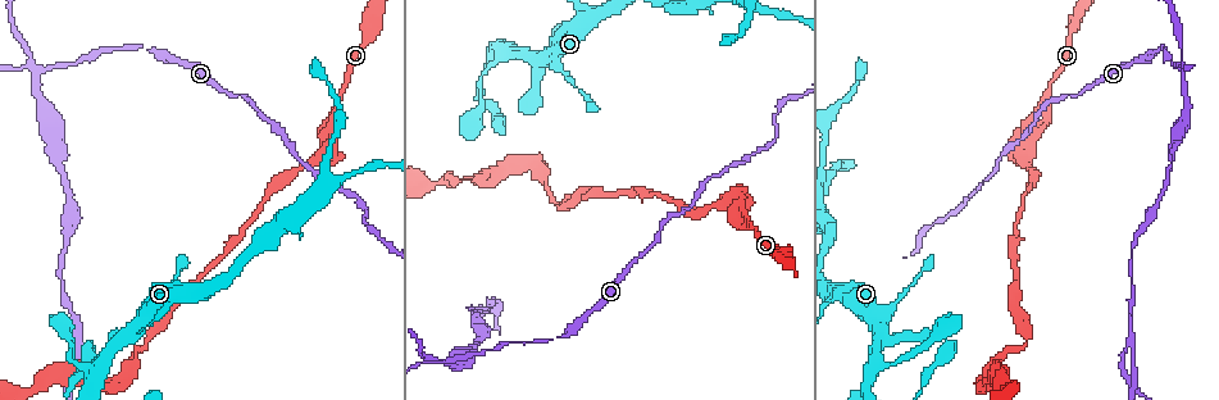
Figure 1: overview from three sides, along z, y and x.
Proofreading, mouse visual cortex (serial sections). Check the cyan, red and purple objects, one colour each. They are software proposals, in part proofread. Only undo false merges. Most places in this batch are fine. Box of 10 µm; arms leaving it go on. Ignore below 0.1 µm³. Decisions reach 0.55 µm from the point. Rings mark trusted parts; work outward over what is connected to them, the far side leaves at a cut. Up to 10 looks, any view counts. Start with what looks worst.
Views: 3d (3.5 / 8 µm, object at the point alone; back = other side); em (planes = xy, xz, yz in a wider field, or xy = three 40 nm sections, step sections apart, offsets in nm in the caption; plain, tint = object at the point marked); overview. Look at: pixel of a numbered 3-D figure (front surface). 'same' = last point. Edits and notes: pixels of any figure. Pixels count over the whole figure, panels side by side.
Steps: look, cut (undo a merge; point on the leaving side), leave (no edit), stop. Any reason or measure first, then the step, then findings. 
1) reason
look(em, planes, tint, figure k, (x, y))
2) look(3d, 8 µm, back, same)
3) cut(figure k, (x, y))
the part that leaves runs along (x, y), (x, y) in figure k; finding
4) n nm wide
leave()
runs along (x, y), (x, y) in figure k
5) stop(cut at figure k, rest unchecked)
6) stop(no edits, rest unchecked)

abrupt turn
look(3d, 8 µm, figure 1, (742, 193))

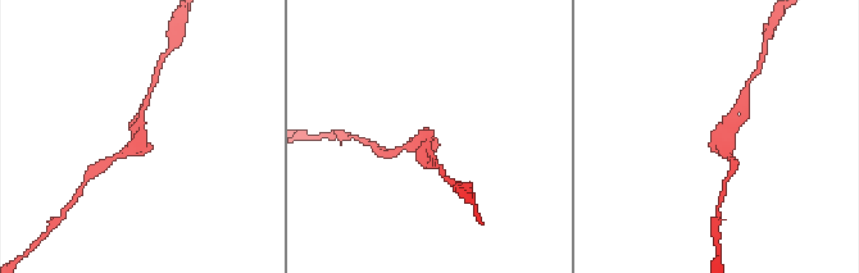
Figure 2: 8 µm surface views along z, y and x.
shape alone is not enough
look(em, xy, step 2, tint, same)

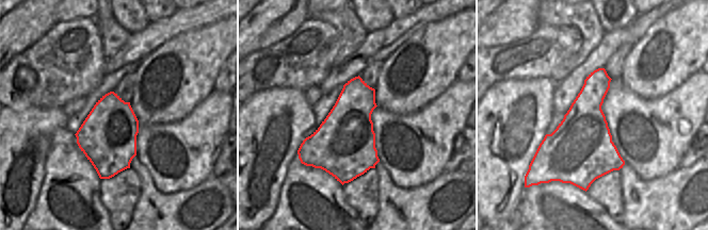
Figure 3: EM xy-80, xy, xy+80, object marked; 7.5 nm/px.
leave()
runs along (145, 105), (139, 144), (114, 157) in figure 2; continuous, no second cell

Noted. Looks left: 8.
narrows sharply
look(3d, 8 µm, figure 1, (139, 47))

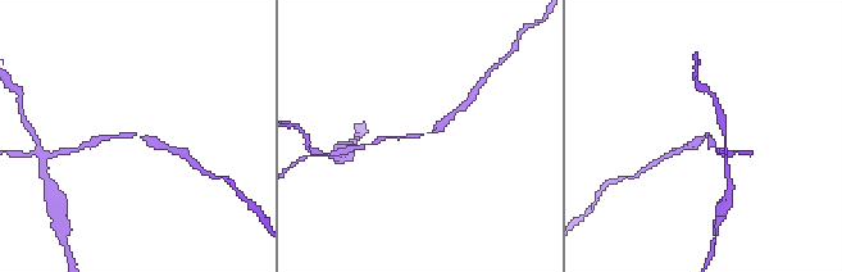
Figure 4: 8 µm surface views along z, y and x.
arms of 100, 250 nm
look(em, planes, tint, same)

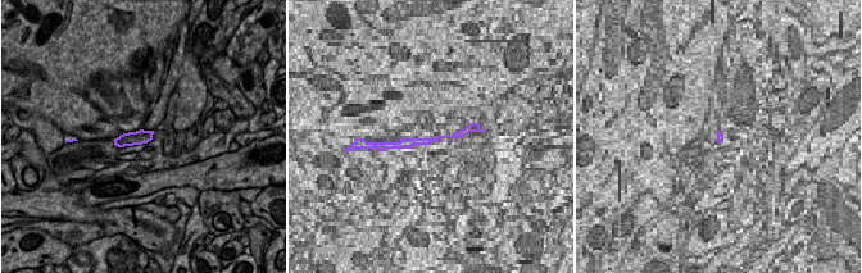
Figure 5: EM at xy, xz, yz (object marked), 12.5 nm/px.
190 nm wide
leave()
runs along (163, 148), (135, 135), (98, 139) in figure 4; one cell here

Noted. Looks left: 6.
looks like a crossing
look(3d, 3.5 µm, figure 1, (450, 362))

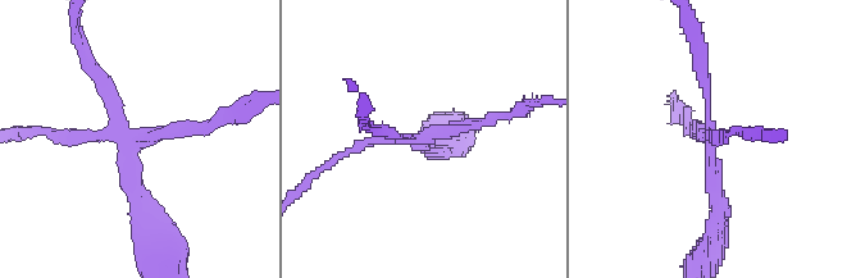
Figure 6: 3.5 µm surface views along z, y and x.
look(em, xy, step 5, tint, figure 6, (136, 139))

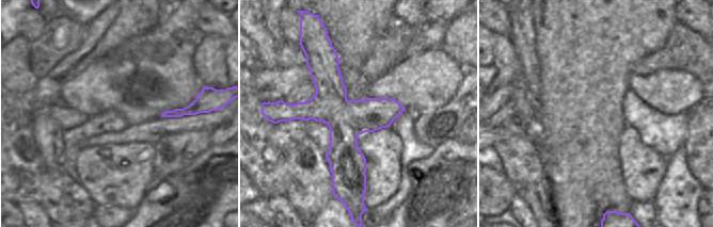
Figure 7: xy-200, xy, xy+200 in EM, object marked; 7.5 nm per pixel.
arms of 100, 150, 150, 200 nm
cut(figure 6, (711, 190))
two cells meet here

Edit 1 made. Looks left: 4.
look(overview)

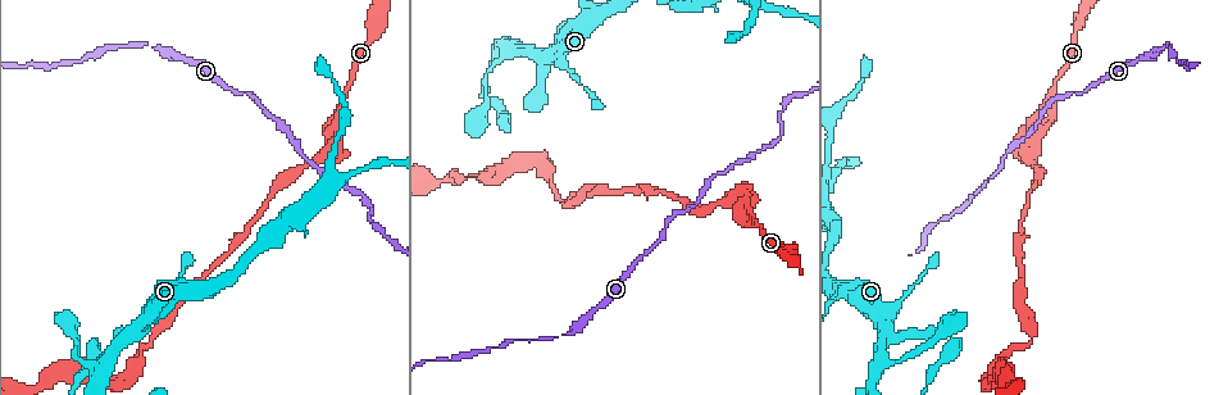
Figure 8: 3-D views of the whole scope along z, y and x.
a narrow waist
look(3d, 8 µm, figure 8, (152, 344))

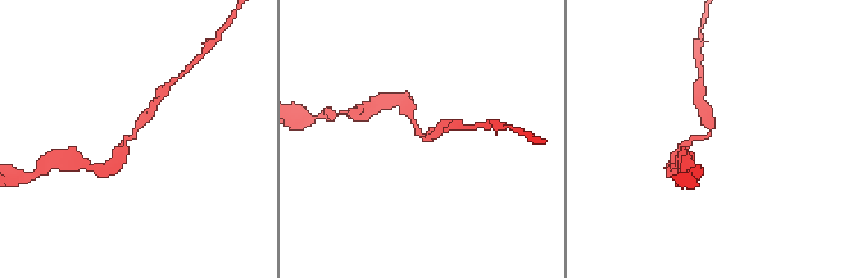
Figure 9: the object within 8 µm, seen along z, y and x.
zoom in
look(3d, 3.5 µm, same)

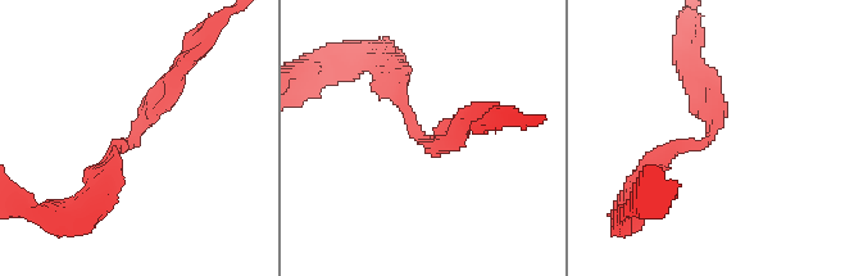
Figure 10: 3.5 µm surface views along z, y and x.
arms of 200, 300 nm; shape alone is not enough
look(em, xy, step 1, tint, figure 10, (420, 135))

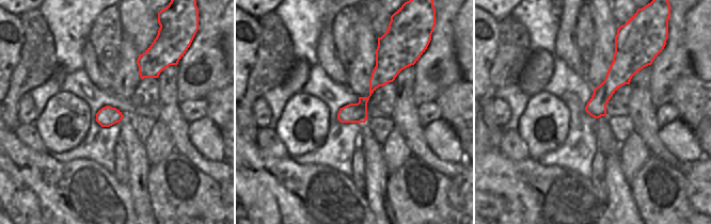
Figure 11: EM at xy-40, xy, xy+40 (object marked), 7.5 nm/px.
leave()
runs along (176, 73), (105, 180) in figure 10; one cell here

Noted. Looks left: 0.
stop(cut at figure 6, rest unchecked)

